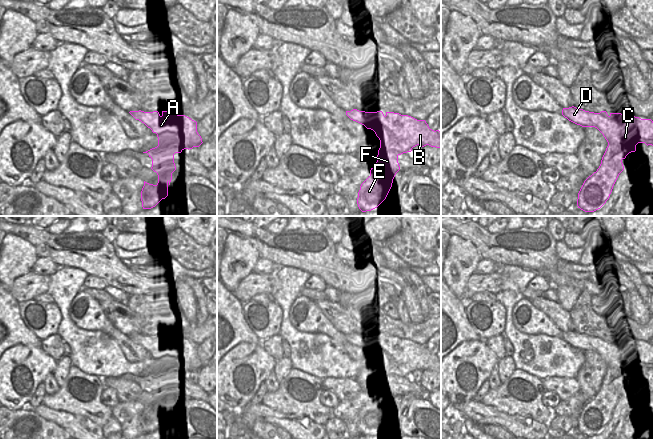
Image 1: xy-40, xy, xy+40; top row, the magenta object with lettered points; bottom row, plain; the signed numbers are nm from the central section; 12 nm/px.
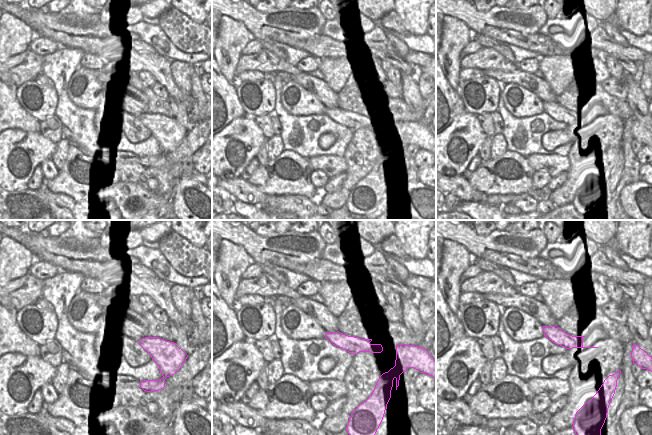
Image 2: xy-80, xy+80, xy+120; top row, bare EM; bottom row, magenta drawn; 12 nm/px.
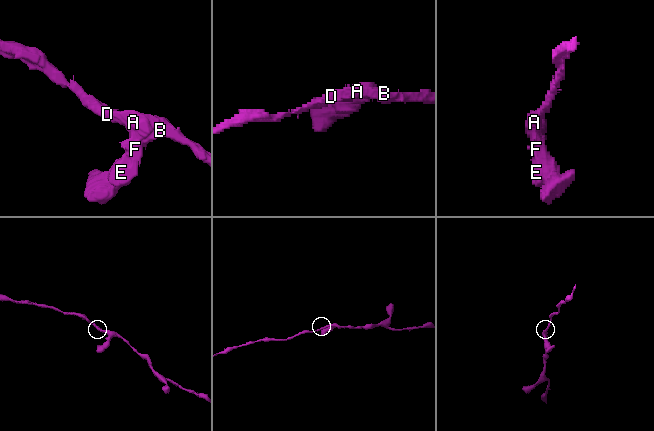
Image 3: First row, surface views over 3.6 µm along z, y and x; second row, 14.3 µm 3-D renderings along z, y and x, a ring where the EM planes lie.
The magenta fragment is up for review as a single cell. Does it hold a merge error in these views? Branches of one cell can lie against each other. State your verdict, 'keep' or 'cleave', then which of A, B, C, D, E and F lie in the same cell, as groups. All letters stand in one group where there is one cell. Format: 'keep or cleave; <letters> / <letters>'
keep; A B C D E F

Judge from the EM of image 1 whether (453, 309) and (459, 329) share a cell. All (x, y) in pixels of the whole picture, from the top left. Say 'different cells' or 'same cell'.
same cell

